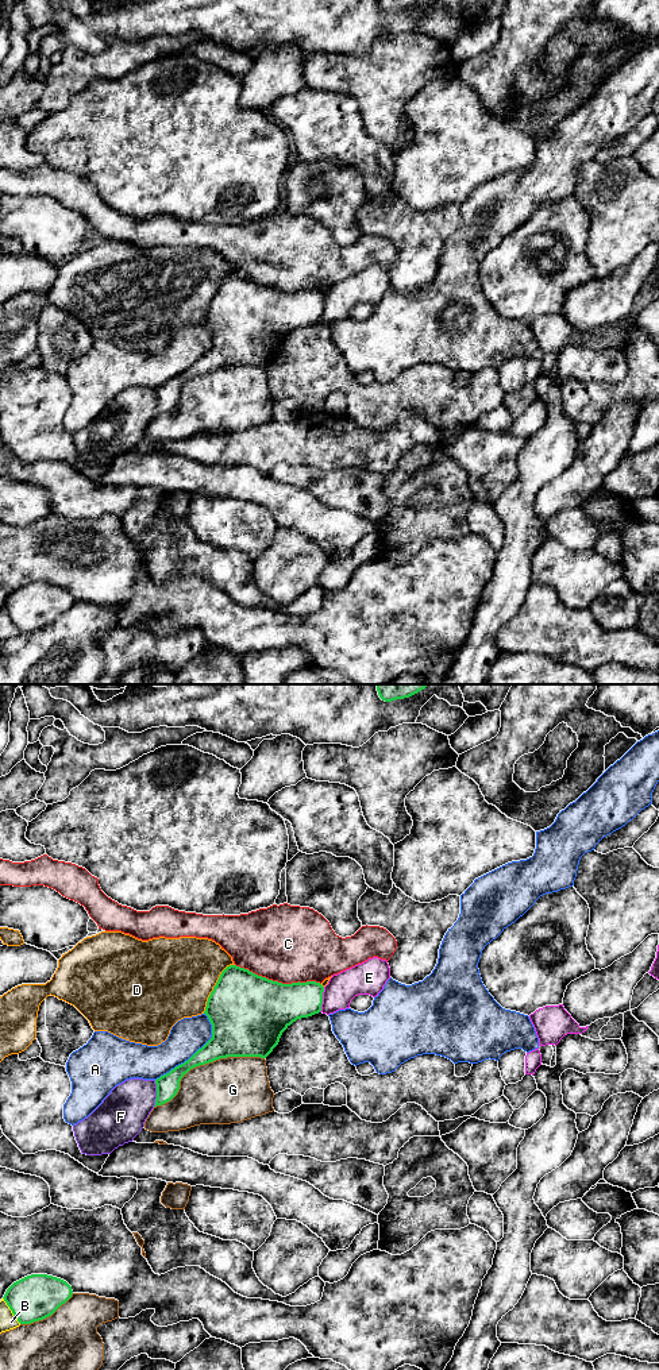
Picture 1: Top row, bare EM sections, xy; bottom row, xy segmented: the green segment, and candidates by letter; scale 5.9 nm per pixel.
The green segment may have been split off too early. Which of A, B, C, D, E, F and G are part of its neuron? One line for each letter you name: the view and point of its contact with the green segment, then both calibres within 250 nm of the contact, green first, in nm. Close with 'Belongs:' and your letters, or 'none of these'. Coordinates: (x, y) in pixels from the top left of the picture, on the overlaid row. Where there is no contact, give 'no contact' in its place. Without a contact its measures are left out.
Belongs: none of these

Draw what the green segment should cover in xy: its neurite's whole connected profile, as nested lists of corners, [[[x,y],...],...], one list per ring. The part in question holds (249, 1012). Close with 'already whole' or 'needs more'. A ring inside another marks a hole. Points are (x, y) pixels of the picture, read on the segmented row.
[[[236,965],[227,966],[213,987],[204,1011],[212,1024],[212,1038],[188,1061],[155,1080],[154,1107],[170,1101],[180,1089],[181,1078],[196,1066],[227,1057],[266,1058],[293,1022],[321,1011],[323,992],[324,987],[316,981],[282,984]]] | already whole

